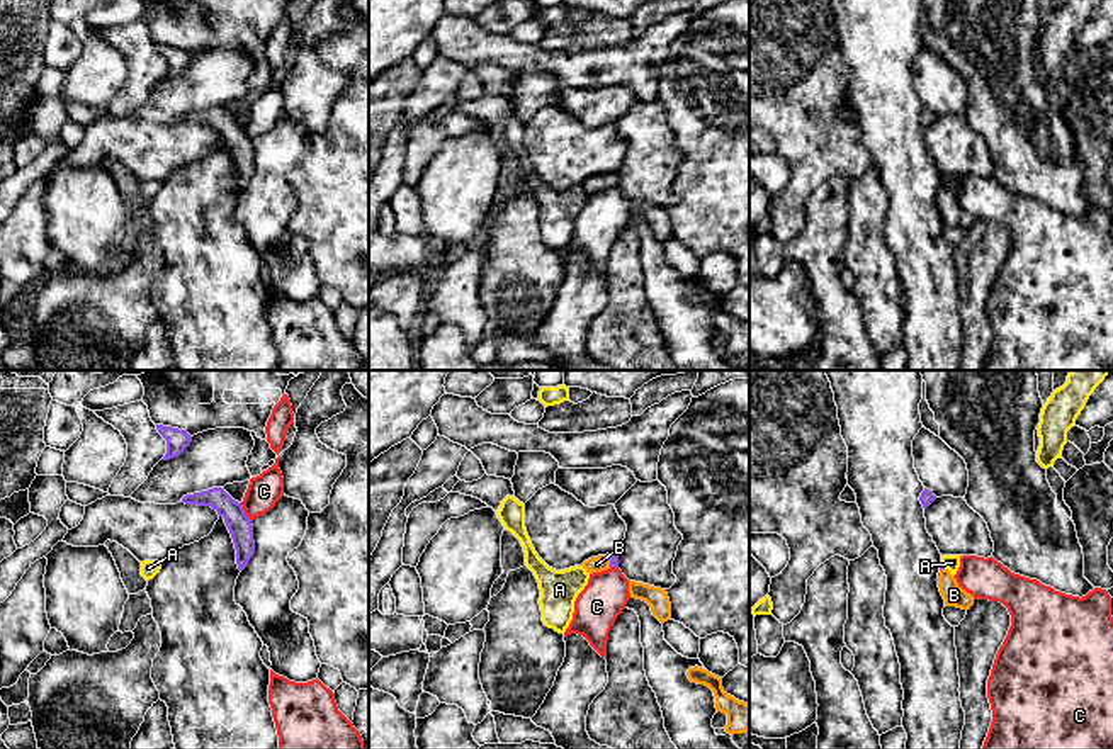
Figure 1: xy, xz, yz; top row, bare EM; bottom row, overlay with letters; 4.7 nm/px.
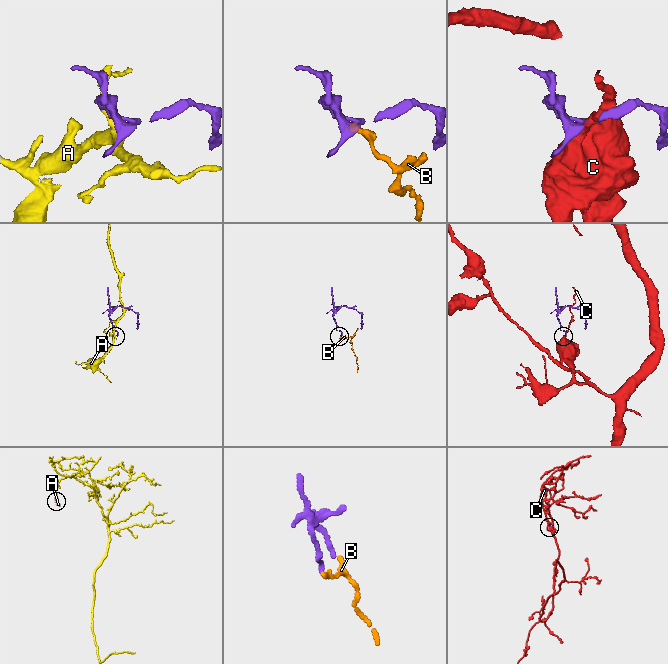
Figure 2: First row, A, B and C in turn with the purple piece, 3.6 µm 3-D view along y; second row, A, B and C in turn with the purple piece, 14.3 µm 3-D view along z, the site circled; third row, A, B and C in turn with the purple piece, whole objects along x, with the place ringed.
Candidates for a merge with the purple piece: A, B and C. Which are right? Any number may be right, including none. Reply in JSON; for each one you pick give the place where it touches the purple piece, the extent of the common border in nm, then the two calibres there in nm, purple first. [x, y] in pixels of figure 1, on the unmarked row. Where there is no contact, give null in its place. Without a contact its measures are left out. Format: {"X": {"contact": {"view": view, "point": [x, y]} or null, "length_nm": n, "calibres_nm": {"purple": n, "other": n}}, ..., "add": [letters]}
{"B": {"contact": {"view": "xz", "point": [610, 180]}, "length_nm": 70, "calibres_nm": {"purple": 50, "other": 80}}, "add": ["B"]}

